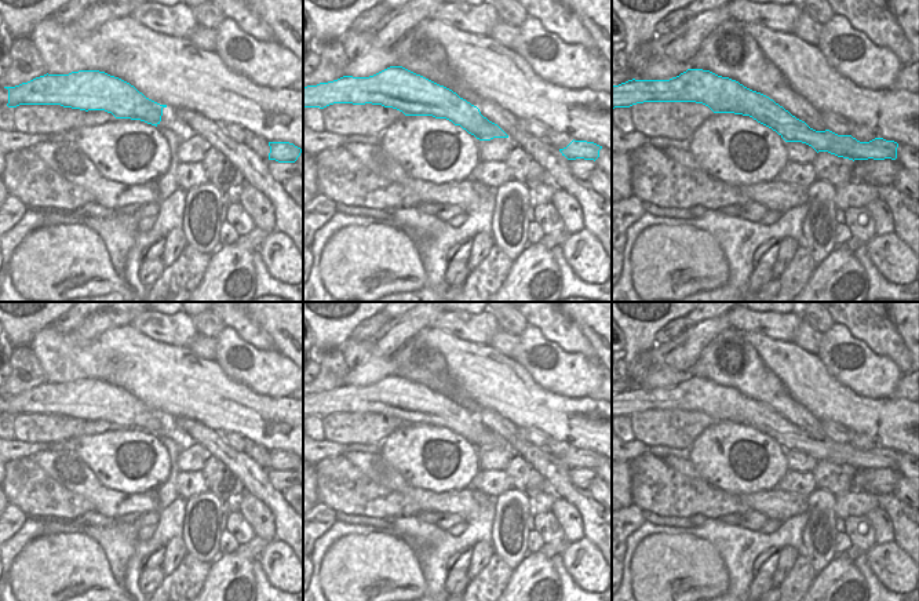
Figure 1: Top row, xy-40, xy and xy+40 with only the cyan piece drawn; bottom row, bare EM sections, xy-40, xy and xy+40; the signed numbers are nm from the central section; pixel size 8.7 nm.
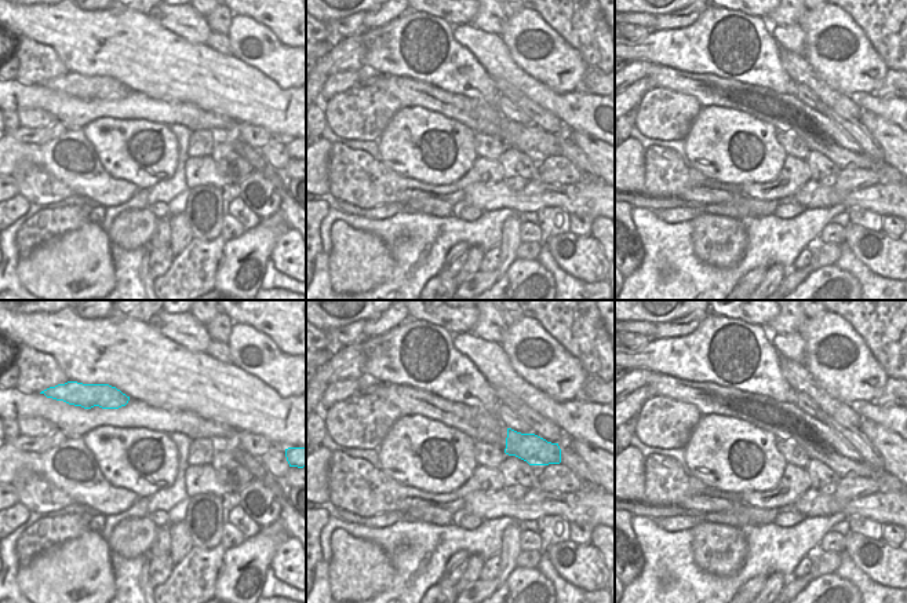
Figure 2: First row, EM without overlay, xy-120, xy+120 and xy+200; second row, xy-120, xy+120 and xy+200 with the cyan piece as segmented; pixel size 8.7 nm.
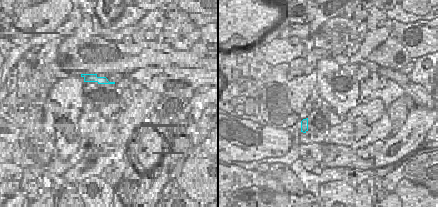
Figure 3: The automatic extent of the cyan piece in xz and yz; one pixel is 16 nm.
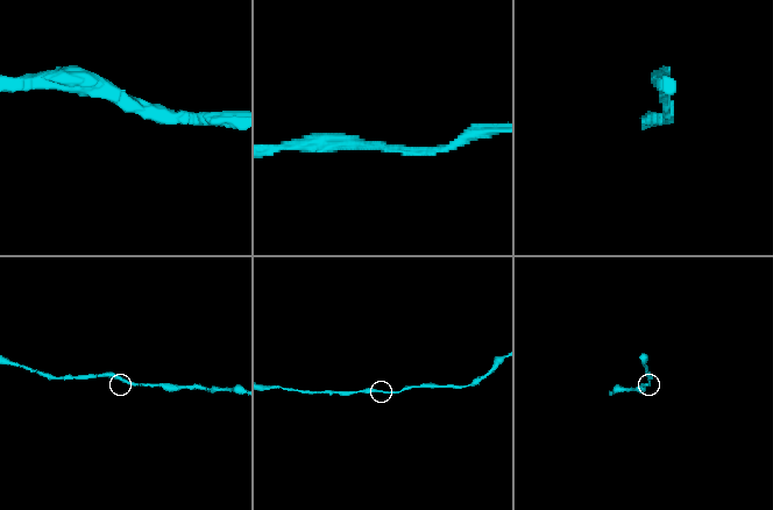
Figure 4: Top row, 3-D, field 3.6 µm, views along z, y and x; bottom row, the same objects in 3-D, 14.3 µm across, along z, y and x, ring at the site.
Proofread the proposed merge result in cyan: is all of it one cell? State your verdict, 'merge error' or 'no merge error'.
no merge error

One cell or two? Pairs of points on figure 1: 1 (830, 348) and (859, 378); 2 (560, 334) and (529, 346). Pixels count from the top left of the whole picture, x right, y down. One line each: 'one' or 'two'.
1: one
2: two

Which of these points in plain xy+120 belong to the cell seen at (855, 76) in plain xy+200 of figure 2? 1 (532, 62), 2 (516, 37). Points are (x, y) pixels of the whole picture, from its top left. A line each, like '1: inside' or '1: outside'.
1: inside
2: inside

